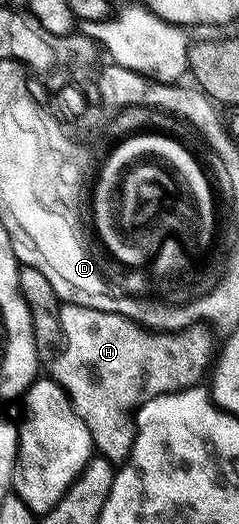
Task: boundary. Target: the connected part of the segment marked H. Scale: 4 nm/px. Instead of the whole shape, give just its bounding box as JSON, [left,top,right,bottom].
[50,302,214,464]

